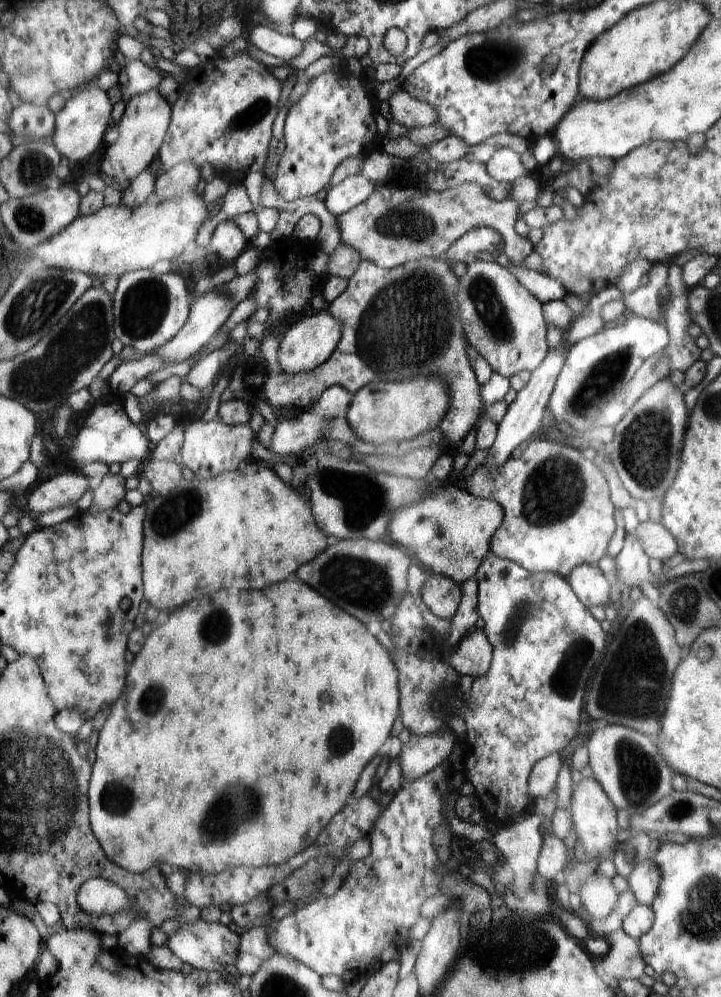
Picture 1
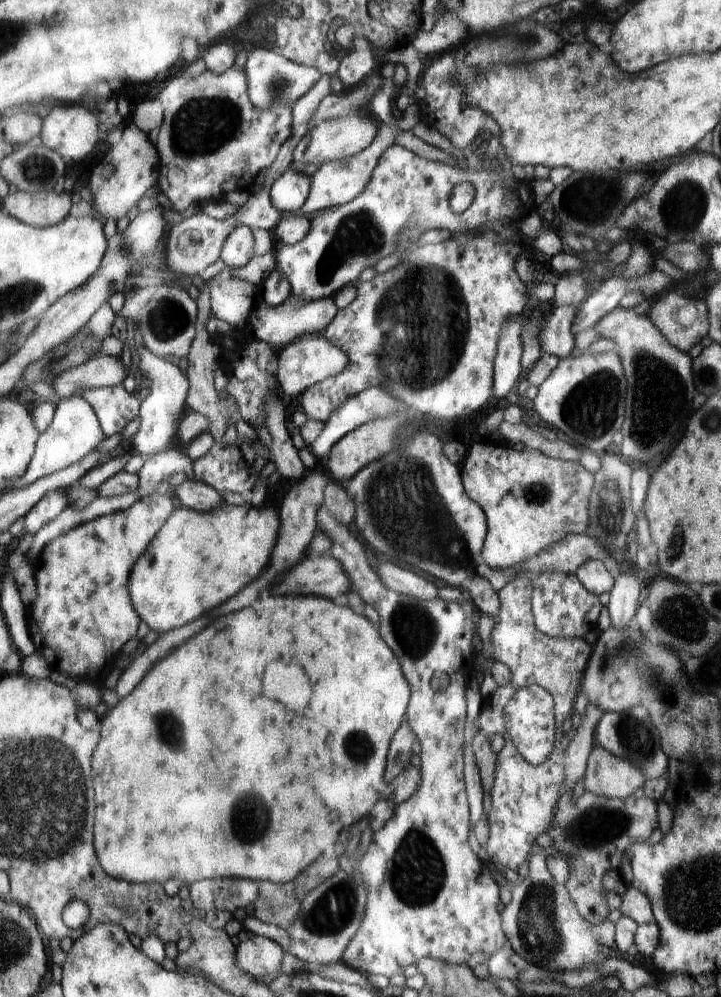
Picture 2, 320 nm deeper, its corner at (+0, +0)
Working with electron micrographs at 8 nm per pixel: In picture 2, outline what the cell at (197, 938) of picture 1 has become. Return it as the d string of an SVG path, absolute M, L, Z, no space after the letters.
M250 934L250 939L239 941L237 959L242 967L255 979L263 980L264 976L274 974L281 968L281 958L285 951L268 938Z

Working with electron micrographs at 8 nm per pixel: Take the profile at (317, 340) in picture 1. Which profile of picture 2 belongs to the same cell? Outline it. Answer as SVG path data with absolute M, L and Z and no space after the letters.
M310 334L294 338L290 344L280 348L277 352L278 370L276 370L276 380L278 380L280 391L286 399L303 394L310 386L325 381L326 378L334 377L342 373L348 366L348 356L344 350L340 349L332 341L325 340L322 334Z

